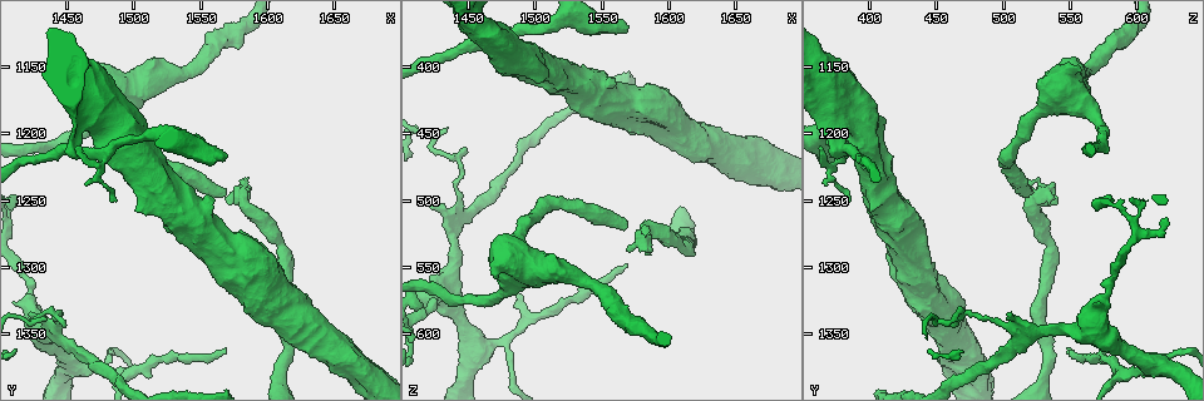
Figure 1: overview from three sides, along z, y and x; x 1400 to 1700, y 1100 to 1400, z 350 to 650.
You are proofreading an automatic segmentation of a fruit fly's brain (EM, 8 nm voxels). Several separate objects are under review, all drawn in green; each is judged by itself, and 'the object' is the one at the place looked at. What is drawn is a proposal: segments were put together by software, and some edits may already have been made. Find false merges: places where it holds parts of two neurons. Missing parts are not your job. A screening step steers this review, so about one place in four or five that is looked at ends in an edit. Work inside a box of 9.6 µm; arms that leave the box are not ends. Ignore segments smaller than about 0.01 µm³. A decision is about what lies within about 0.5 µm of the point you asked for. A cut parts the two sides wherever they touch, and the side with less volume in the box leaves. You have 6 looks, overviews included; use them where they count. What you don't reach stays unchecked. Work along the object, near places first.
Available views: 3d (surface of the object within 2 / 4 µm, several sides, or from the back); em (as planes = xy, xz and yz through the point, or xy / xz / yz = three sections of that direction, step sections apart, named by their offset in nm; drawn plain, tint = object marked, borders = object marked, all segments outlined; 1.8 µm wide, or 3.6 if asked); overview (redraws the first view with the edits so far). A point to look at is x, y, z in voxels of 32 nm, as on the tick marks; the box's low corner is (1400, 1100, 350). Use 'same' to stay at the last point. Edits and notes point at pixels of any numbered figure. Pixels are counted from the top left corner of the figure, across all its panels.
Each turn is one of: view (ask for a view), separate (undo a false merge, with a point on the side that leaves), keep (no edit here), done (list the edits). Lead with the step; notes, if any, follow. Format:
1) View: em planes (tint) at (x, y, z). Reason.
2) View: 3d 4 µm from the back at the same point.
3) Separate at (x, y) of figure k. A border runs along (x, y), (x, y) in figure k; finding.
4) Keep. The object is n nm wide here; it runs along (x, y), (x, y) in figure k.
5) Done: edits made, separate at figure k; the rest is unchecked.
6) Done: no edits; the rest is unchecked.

View: em yz step 16 (borders) at (1438, 1350, 522). A fork.

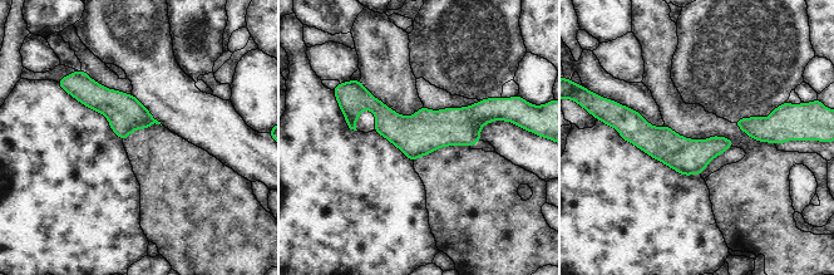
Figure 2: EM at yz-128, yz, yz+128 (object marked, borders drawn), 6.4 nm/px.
Keep. It runs along (349, 112), (374, 104), (395, 126), (490, 117) in figure 2; continuous, no second neuron.

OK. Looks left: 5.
View: 3d 4 µm from the back at (1580, 1248, 530). Sharp bend.

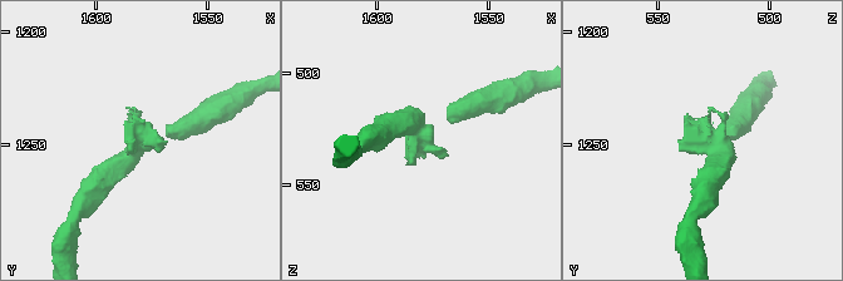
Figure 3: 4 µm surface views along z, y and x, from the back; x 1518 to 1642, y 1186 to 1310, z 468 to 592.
View: em yz step 8 (tint) at (1581, 1246, 531).

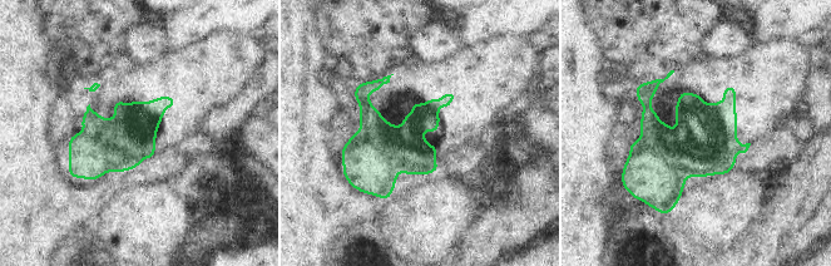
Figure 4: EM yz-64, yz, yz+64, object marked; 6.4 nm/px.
Separate at (409, 151) of figure 4. A border runs along (359, 132), (382, 148), (396, 172) in figure 4; two neurons meet here.

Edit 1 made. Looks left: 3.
View: em 3.6 µm planes (tint) at (1454, 1156, 368). Abrupt turn.

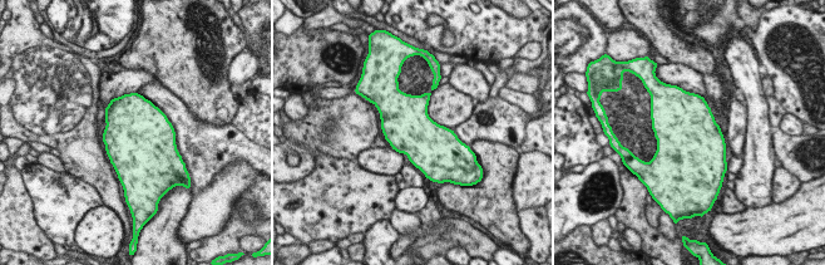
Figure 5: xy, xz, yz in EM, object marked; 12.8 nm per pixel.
Keep. The object is 600 nm wide here; one neuron here.

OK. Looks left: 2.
Done: edits made, separate at figure 4; the rest is unchecked.

